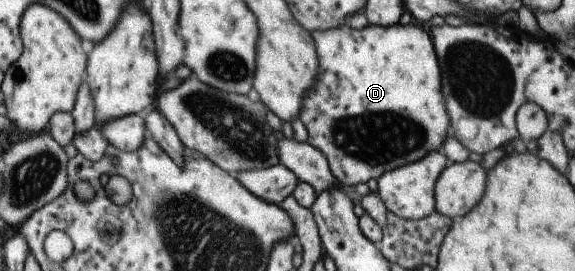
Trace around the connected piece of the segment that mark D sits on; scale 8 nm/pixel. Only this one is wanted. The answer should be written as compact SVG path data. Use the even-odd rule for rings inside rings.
M347 21L342 23L340 27L324 31L314 31L312 33L314 39L314 49L318 53L318 63L320 63L320 77L316 81L314 87L310 87L304 99L302 99L302 109L298 113L300 123L306 129L306 143L317 149L324 155L330 173L334 175L334 179L340 181L342 185L353 187L358 183L366 183L368 179L378 179L379 175L386 171L392 171L396 167L402 167L406 163L414 163L418 159L422 159L424 155L428 155L430 151L434 151L436 147L440 147L446 139L446 129L448 129L448 113L444 107L444 99L440 93L440 69L438 69L438 60L434 55L434 47L430 41L429 33L426 27L419 24L410 24L405 26L392 25L392 27L374 27L374 25L366 25L360 31L352 31Z

